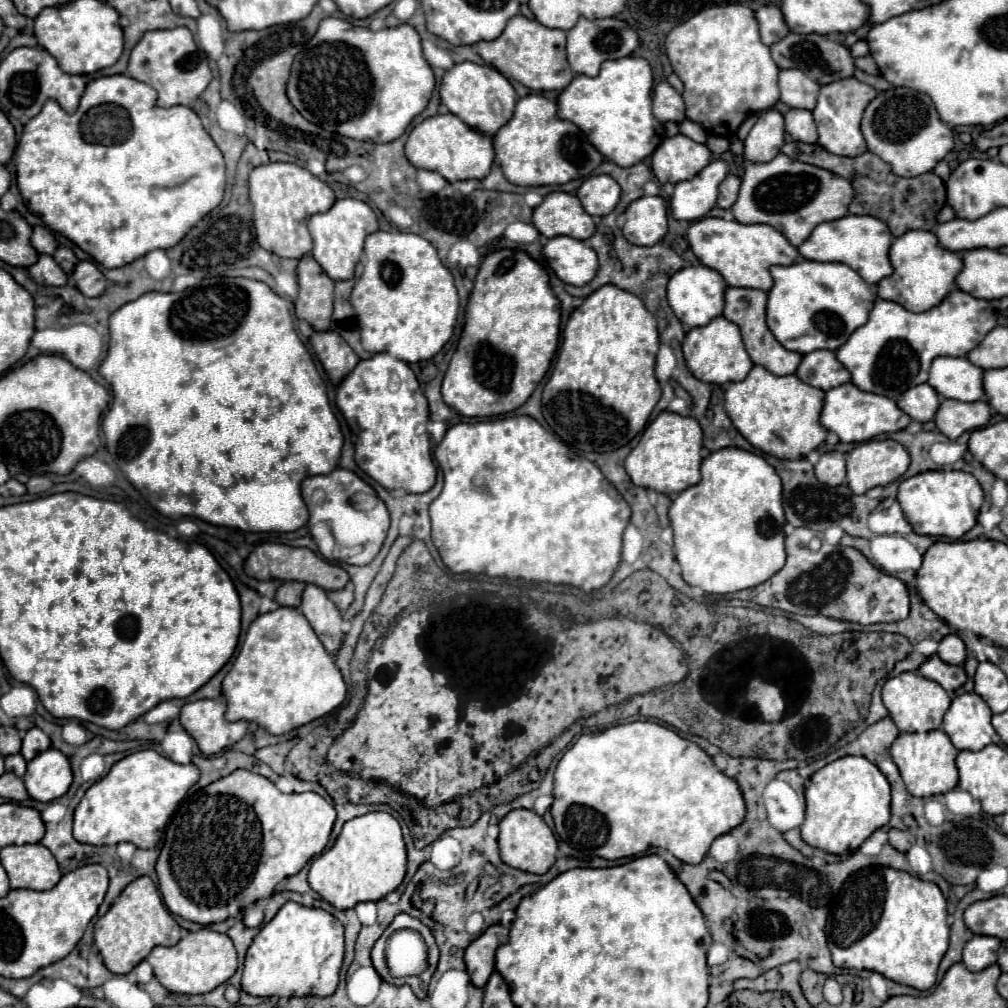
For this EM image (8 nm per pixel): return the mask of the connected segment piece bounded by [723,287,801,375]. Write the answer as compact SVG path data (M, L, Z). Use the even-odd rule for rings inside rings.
M727 287L725 289L725 309L723 309L723 317L733 321L735 325L739 325L741 329L741 337L743 343L747 347L747 353L751 357L751 361L755 365L765 367L767 371L775 373L775 375L791 375L795 373L795 369L799 367L801 361L801 353L795 351L787 351L779 345L779 341L775 341L773 333L769 331L767 323L765 323L765 305L767 305L767 293L761 289L737 289L737 287Z

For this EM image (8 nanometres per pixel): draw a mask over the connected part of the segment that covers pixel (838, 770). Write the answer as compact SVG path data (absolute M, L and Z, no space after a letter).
M841 757L817 773L813 773L807 789L807 813L801 825L801 839L817 849L833 855L845 855L859 849L859 845L879 827L891 819L891 791L885 775L865 757Z

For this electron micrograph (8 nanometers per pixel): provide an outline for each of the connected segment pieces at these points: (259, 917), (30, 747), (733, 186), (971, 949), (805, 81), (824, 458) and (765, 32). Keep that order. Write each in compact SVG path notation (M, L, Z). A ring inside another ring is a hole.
M249 905L249 907L245 909L243 923L245 923L247 927L261 927L261 925L263 925L263 911L261 911L257 905Z
M33 727L25 733L23 737L23 747L21 747L21 755L31 761L33 757L37 757L39 753L45 753L47 749L51 749L51 741L49 737L39 729L39 727Z
M727 175L721 185L719 185L719 197L717 197L717 205L723 207L723 209L729 209L733 203L735 203L735 197L737 197L737 191L739 191L739 177L735 175Z
M975 935L963 949L963 965L969 971L983 971L997 963L997 951L1001 941L997 937Z
M781 69L779 71L779 89L781 101L795 109L813 109L819 85L809 79L799 69Z
M839 451L823 453L815 465L815 477L825 485L841 485L845 481L845 461L847 457Z
M773 5L771 7L759 7L755 11L755 17L759 21L761 41L765 45L773 45L775 41L783 39L789 33L789 29L787 29L787 25L783 21L783 15L781 15L779 7L773 7Z

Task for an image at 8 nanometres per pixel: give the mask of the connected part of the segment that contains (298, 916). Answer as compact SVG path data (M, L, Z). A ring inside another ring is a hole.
M289 901L289 903L285 903L285 905L279 909L279 913L277 913L269 923L265 923L265 925L261 927L261 931L255 935L251 947L247 949L241 989L243 989L245 993L249 993L249 995L259 995L259 997L309 997L309 995L313 995L313 997L329 997L329 995L335 993L335 989L337 989L337 985L339 985L339 969L341 969L341 963L343 963L343 925L341 925L331 913L327 913L327 911L323 911L323 909L307 909L307 907L299 905L299 903Z

